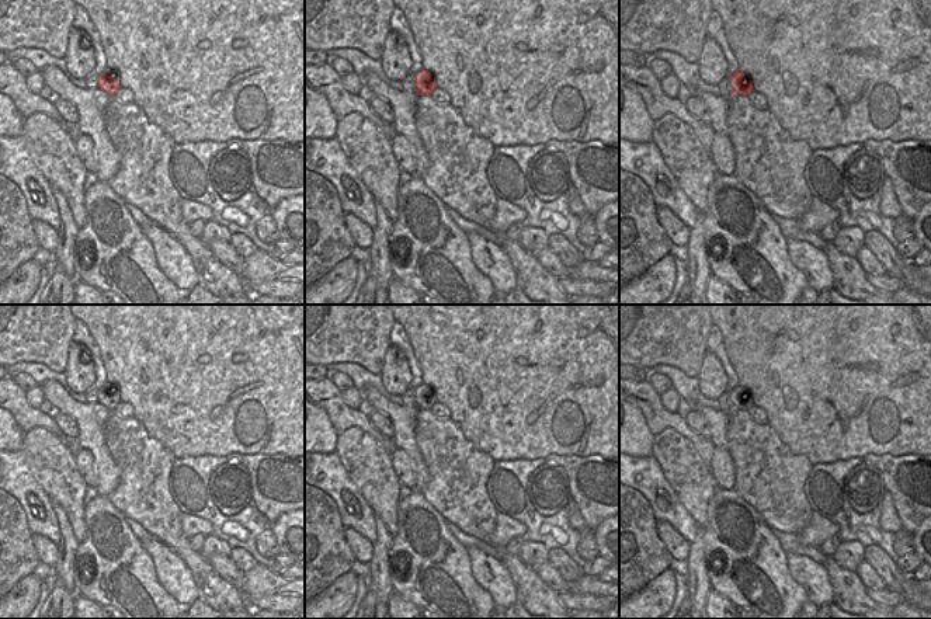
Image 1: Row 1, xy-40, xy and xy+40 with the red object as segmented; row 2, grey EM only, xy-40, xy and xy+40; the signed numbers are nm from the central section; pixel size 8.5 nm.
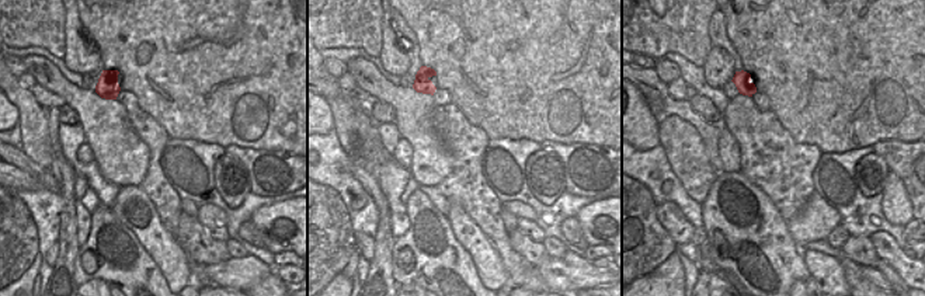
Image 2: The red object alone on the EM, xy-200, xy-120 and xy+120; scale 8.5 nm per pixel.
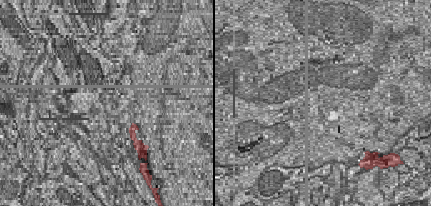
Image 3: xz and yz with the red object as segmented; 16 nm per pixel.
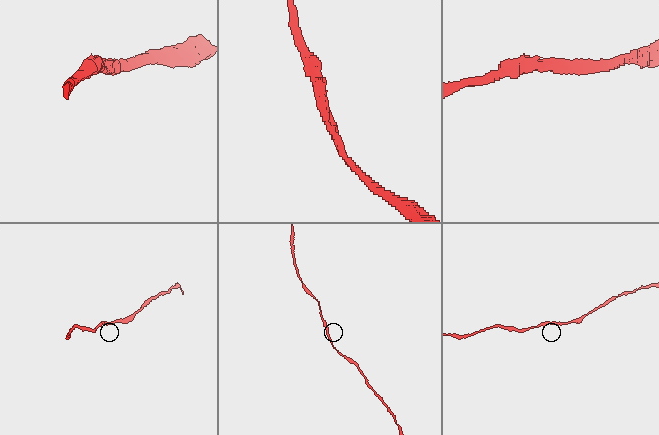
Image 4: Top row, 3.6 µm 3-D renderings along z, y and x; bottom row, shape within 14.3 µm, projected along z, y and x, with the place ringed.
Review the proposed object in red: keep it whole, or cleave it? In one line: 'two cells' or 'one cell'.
one cell

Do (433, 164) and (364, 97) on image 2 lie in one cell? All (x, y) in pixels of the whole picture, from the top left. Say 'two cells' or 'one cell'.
two cells

